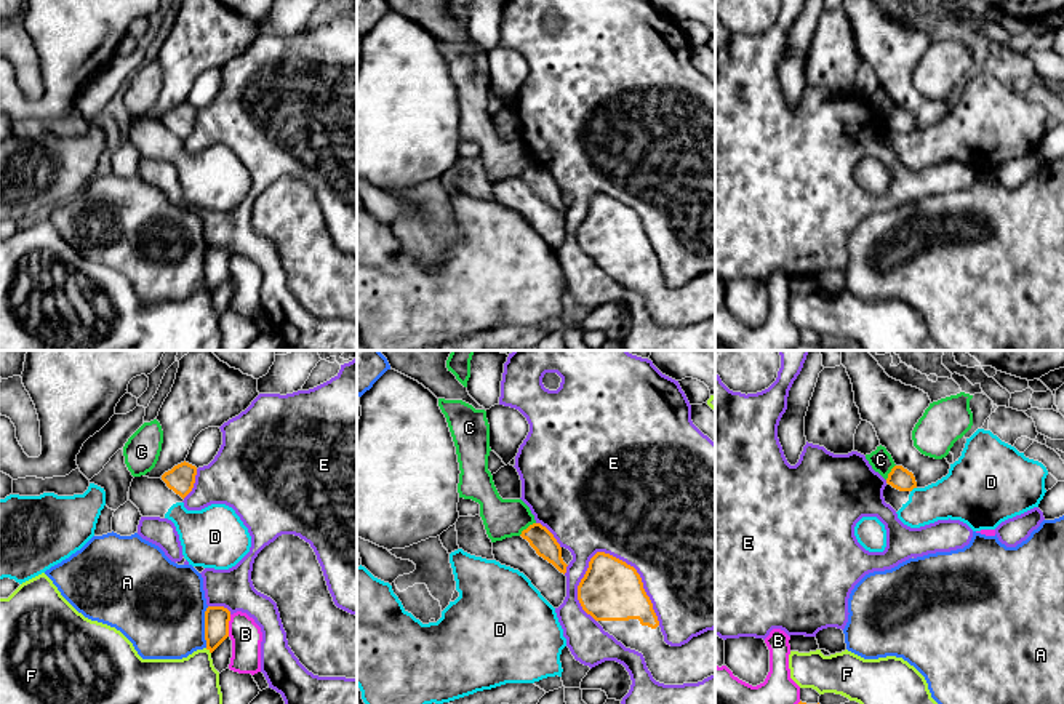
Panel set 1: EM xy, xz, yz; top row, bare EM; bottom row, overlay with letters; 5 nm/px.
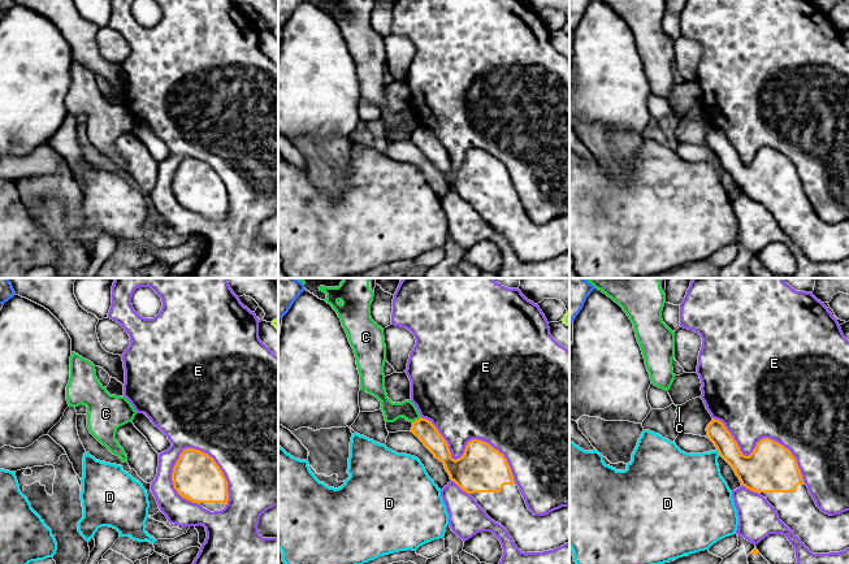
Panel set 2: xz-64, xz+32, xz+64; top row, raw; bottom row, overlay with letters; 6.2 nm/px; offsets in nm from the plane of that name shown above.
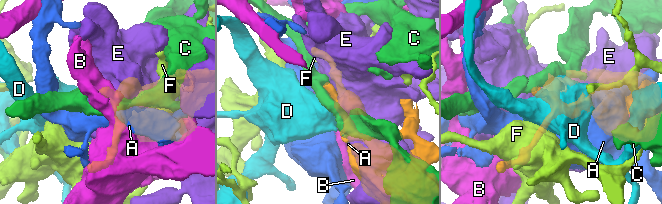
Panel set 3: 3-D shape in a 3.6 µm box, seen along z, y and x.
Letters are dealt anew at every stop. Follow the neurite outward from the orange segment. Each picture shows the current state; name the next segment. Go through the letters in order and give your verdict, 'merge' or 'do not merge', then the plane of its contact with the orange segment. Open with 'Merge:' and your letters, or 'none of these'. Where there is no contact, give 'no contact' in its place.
Merge: none of these
A: do not merge; contact in xy
B: do not merge; contact in xy
C: do not merge; contact in xz
D: do not merge; contact in yz
E: do not merge; contact in xz
F: do not merge; contact in xy

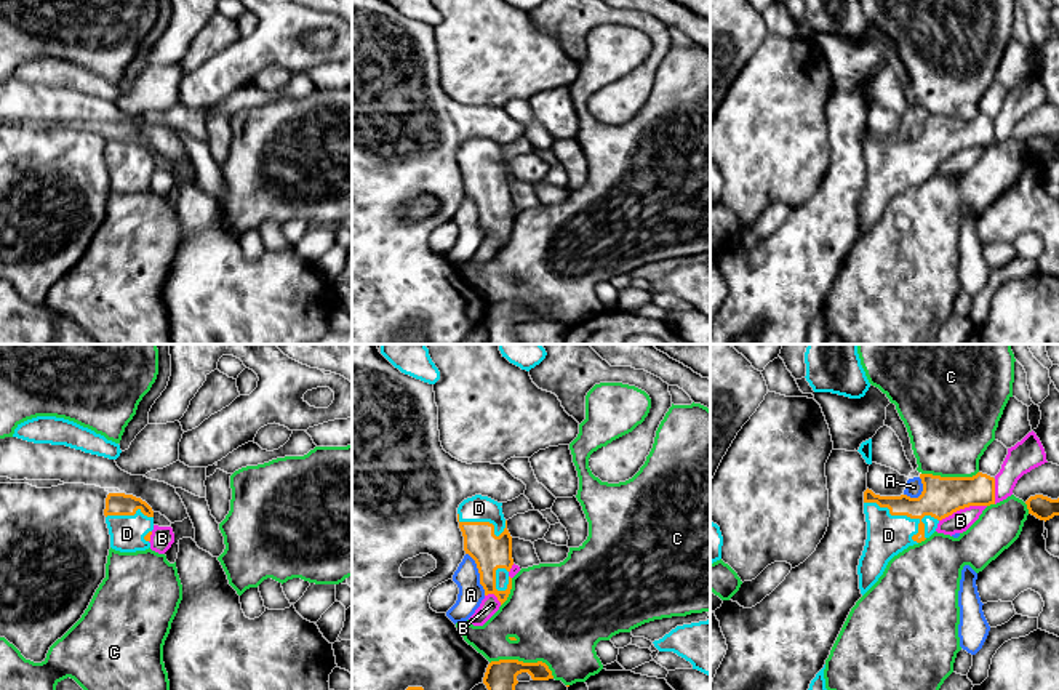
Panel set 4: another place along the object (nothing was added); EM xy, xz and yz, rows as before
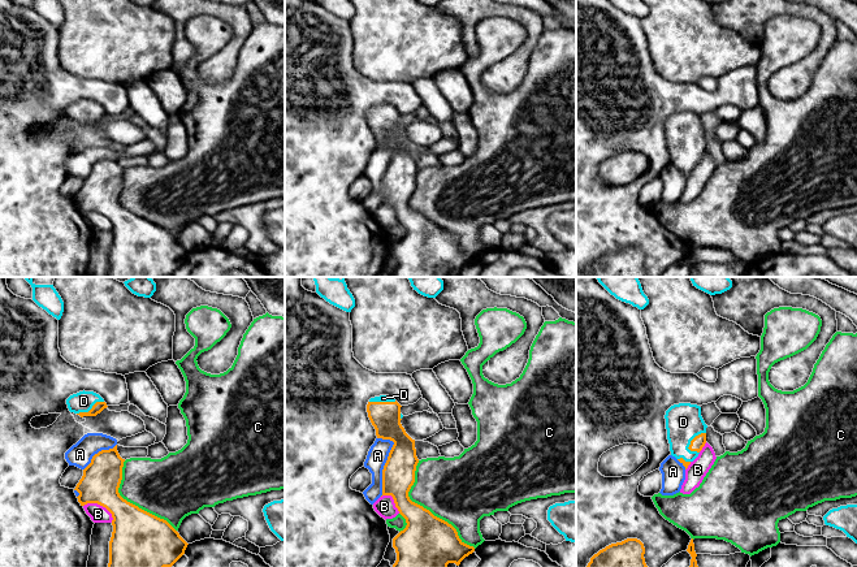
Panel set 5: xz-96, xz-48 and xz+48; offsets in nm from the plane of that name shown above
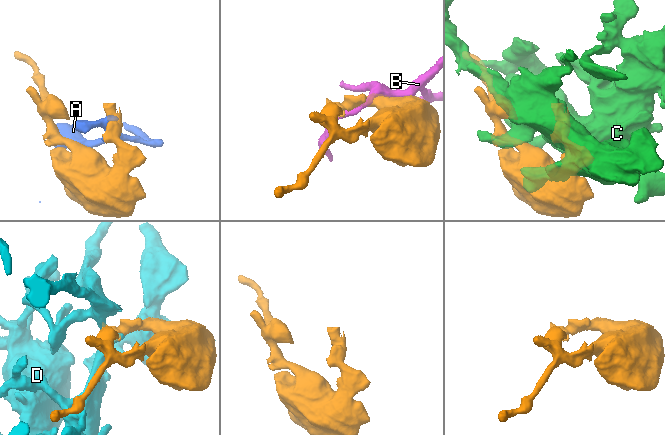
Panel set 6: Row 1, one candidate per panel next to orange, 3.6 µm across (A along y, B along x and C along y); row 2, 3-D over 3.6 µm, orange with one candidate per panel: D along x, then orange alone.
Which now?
Merge: D
A: do not merge; contact in xz
B: do not merge; contact in yz
C: do not merge; contact in xz
D: merge; contact in yz

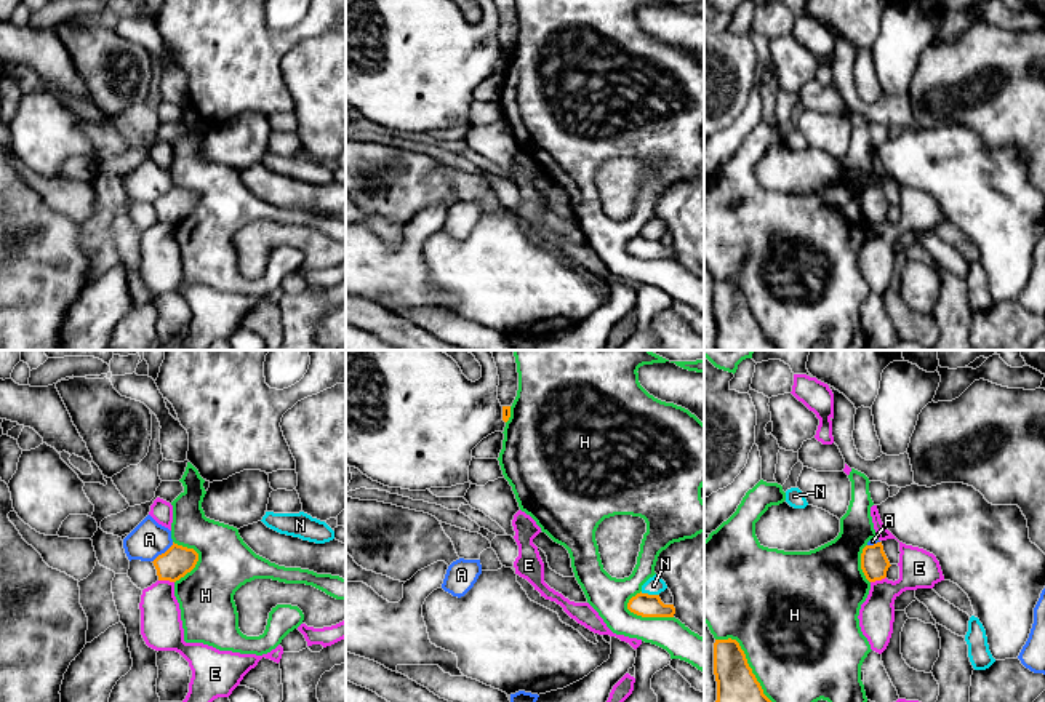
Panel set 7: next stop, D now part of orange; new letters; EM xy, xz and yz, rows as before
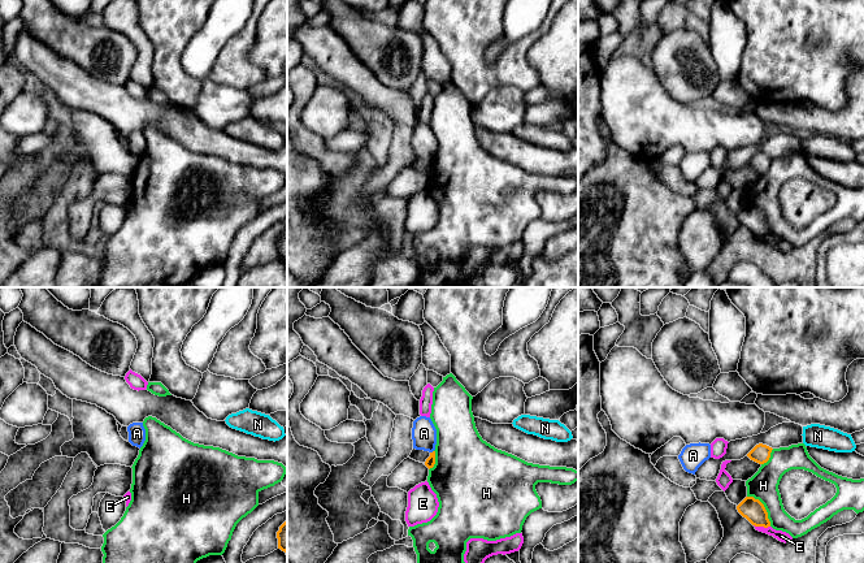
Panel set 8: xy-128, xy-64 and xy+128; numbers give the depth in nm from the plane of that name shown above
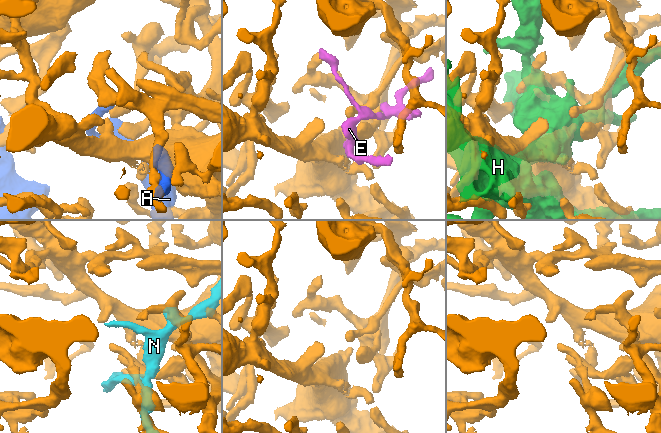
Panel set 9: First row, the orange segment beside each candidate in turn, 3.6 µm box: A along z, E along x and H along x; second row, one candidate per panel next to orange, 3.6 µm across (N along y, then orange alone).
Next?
Merge: none of these
A: do not merge; contact in xy
E: do not merge; contact in xy
H: do not merge; contact in yz
N: do not merge; contact in xz

